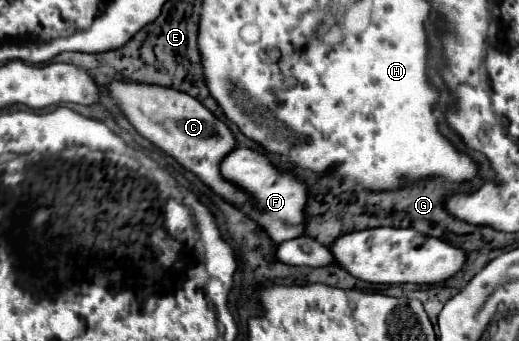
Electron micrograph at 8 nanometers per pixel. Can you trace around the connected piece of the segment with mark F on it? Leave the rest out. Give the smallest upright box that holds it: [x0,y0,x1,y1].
[220,147,306,243]

